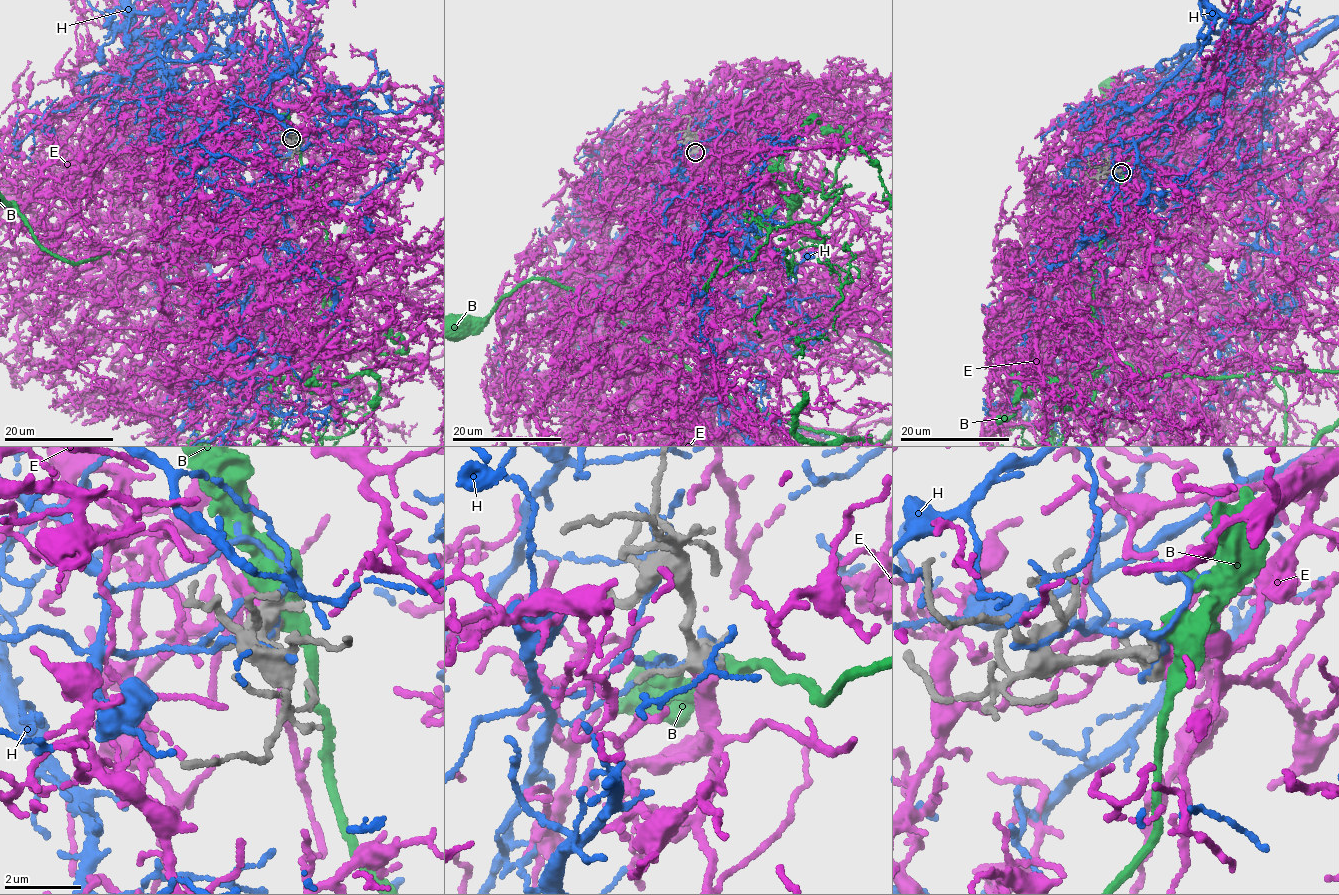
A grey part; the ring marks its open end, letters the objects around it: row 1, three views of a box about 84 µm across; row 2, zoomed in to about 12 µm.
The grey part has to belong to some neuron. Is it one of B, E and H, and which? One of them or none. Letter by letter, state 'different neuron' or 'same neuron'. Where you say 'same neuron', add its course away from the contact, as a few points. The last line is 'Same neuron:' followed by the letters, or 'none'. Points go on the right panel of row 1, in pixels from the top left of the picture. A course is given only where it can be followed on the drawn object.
B: different neuron
E: same neuron
H: different neuron
Same neuron: E

